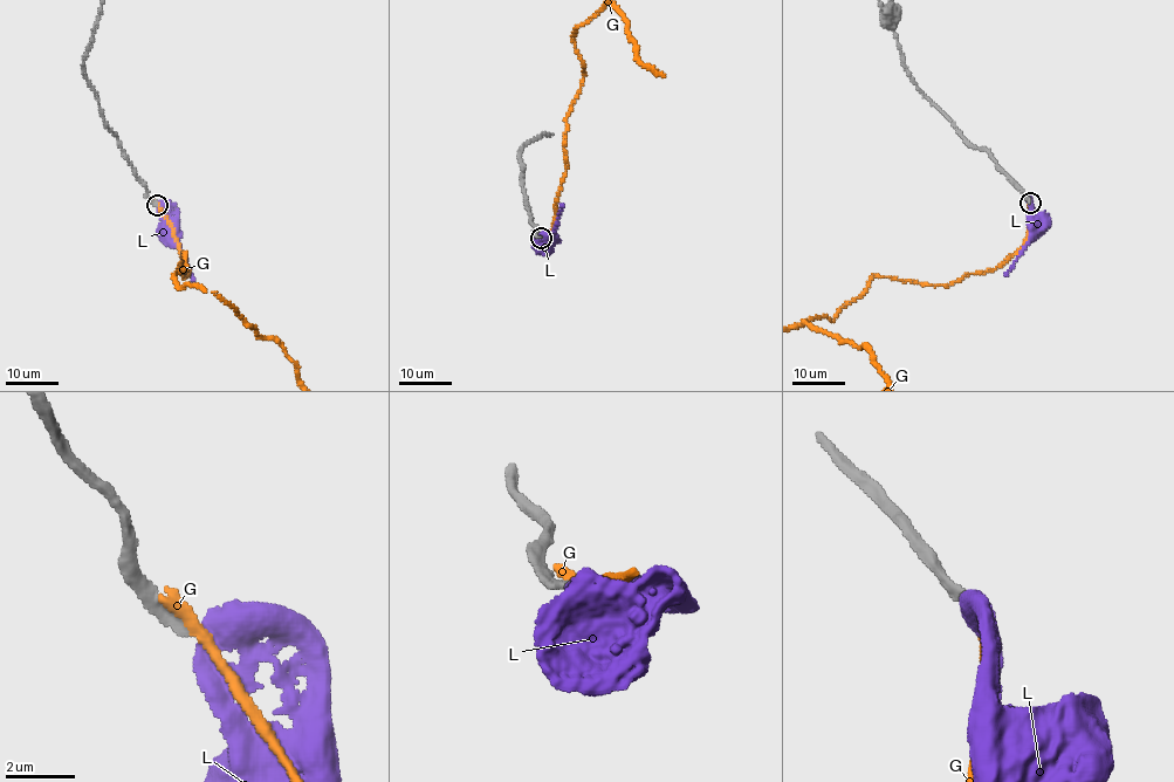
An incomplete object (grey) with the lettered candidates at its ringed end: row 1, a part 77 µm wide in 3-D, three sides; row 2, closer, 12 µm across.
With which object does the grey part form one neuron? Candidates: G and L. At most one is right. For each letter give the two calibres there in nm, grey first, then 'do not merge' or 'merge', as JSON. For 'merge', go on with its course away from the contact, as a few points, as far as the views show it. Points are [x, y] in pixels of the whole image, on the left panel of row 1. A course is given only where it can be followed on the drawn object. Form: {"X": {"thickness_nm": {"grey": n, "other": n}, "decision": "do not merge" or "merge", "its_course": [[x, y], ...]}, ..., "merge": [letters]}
{"G": {"thickness_nm": {"grey": 400, "other": 400}, "decision": "do not merge"}, "L": {"thickness_nm": {"grey": 320, "other": 700}, "decision": "do not merge"}, "merge": []}

